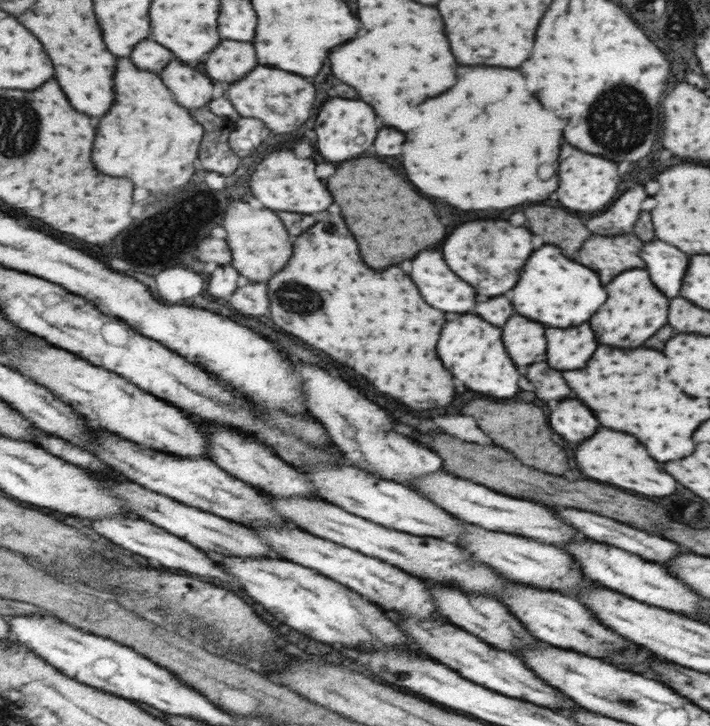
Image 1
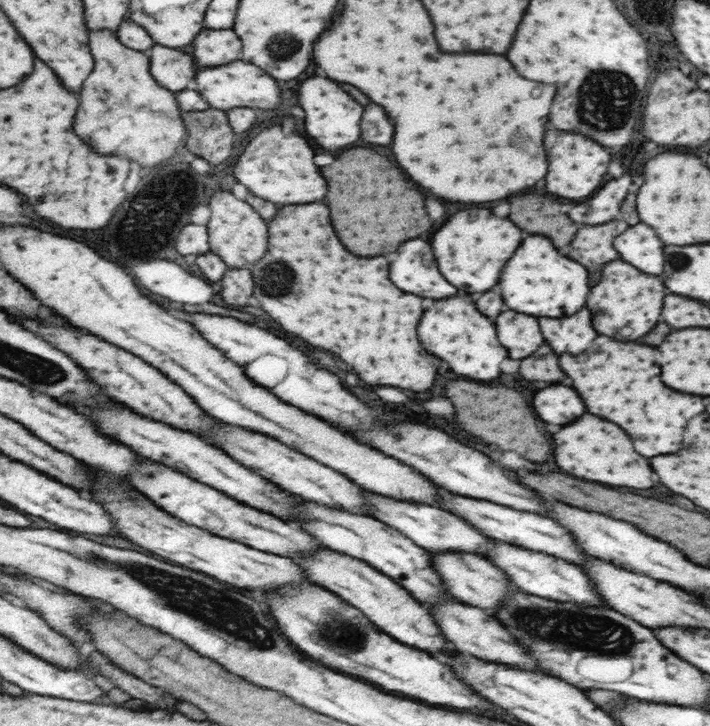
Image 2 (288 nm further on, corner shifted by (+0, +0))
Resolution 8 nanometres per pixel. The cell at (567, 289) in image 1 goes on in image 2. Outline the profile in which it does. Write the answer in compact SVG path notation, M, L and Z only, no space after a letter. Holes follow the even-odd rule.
M529 236L525 244L517 250L517 256L505 264L505 272L501 272L501 298L505 306L513 312L525 312L531 316L549 316L561 318L575 314L587 298L587 270L555 252L551 242L543 236Z

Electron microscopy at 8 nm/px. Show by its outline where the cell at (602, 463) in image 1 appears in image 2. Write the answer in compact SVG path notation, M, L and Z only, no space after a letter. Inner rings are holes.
M591 414L581 416L577 424L567 424L553 436L553 458L563 472L591 482L641 490L653 486L653 472L649 462L633 450L627 434L615 424Z

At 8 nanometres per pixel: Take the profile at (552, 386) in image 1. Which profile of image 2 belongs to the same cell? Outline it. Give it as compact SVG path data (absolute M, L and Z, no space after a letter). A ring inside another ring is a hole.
M539 346L531 356L523 358L519 374L529 382L541 380L547 384L555 384L565 378L557 366L557 356L549 350L549 346Z

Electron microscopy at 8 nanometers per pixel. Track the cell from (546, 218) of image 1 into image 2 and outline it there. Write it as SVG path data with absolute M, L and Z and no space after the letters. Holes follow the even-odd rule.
M529 194L511 196L509 206L509 220L513 220L513 224L521 224L521 230L529 234L549 236L557 248L567 246L577 230L567 214L561 212L561 204L555 198Z

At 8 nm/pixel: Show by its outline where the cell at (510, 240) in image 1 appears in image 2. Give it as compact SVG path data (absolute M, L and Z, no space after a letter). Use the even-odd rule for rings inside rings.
M471 208L451 216L431 240L433 256L437 256L437 264L441 264L441 272L445 272L449 284L457 284L457 288L467 286L469 292L487 292L497 284L503 264L521 244L521 230L509 220L495 218L485 208Z

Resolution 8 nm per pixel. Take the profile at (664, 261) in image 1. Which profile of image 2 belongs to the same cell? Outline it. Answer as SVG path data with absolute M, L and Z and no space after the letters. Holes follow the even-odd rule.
M645 224L629 226L629 232L617 238L617 252L621 252L621 260L645 274L659 276L663 270L663 244Z

